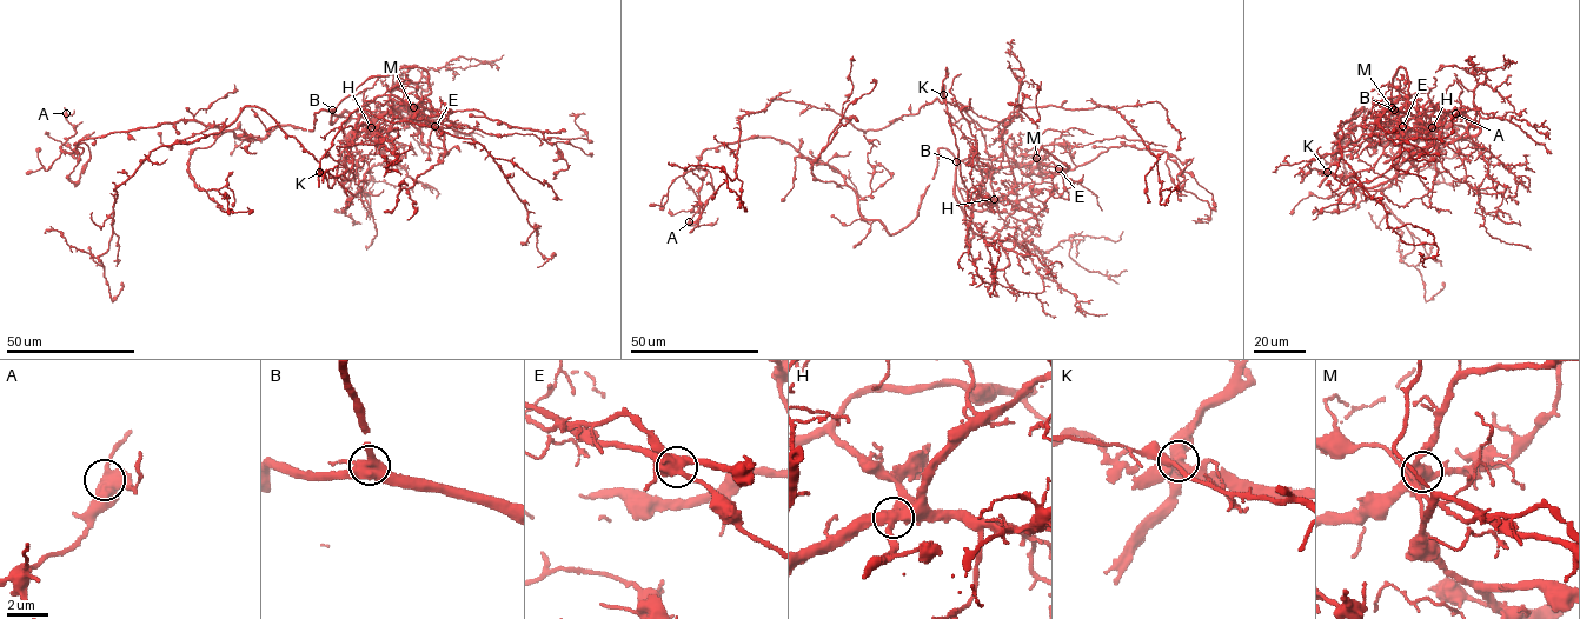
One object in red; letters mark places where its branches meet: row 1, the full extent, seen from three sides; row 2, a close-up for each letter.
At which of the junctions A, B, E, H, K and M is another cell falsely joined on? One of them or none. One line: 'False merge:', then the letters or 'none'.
False merge: K

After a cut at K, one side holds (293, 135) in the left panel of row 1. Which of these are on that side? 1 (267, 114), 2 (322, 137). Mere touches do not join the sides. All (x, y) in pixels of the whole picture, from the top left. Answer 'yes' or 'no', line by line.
1: yes
2: no

